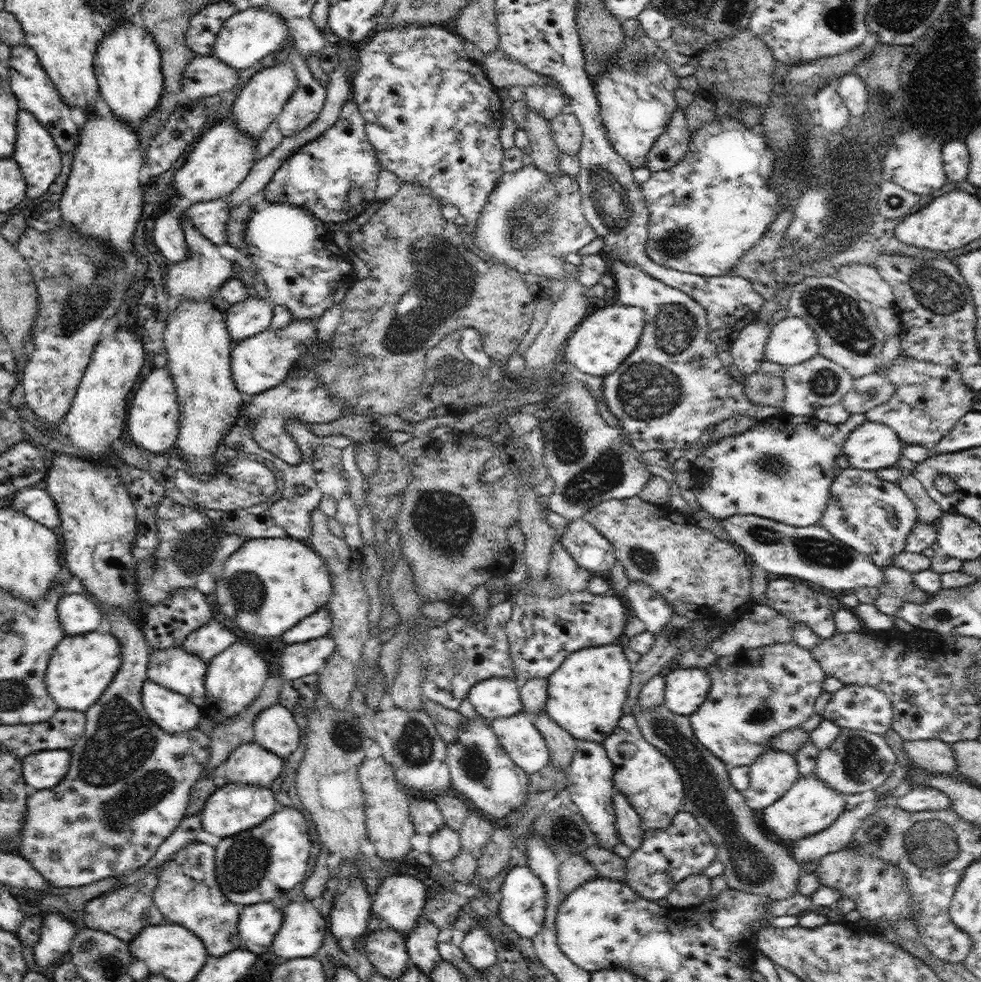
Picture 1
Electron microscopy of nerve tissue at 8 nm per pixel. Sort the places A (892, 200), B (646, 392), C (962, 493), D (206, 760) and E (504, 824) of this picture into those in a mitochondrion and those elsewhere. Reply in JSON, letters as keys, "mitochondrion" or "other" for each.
{"A":"mitochondrion","B":"mitochondrion","C":"other","D":"other","E":"other"}

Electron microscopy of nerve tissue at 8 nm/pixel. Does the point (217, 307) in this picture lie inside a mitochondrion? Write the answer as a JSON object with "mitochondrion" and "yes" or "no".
{"mitochondrion":"no"}

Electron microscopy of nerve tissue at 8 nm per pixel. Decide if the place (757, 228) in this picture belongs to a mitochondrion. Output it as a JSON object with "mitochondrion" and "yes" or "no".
{"mitochondrion":"no"}

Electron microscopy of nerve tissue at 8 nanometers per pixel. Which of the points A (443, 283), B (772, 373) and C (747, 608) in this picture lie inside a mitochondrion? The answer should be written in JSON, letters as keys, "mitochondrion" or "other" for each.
{"A":"mitochondrion","B":"other","C":"other"}

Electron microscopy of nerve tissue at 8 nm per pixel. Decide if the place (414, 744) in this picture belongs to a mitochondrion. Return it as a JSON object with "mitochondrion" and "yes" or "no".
{"mitochondrion":"yes"}

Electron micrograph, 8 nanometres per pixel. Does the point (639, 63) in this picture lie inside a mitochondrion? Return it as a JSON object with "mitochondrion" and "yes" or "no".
{"mitochondrion":"yes"}

